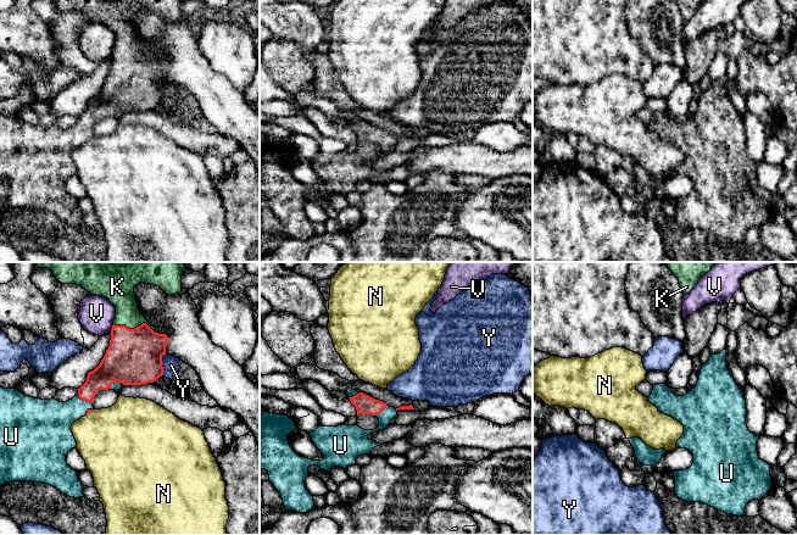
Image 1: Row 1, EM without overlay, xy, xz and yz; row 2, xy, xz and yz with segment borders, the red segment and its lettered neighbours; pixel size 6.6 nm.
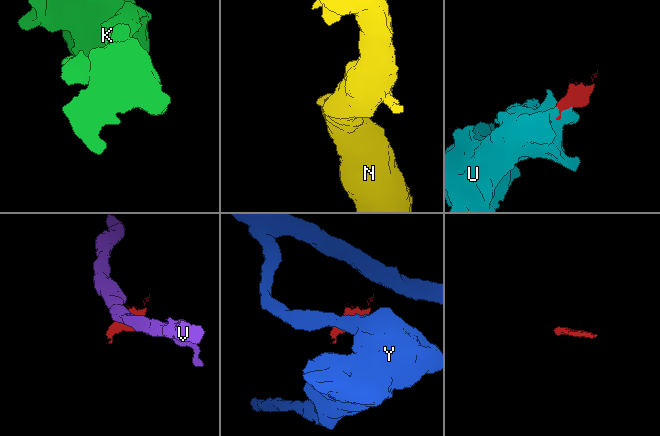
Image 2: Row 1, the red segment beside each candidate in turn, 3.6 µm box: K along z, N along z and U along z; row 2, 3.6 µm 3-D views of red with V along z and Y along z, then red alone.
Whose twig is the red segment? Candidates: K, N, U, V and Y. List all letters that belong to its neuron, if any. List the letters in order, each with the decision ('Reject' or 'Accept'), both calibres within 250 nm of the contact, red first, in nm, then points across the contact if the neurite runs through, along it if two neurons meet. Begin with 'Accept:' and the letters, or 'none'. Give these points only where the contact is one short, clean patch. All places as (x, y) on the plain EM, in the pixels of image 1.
Accept: K, U
K: Accept. Thickness 360 nm (red) against 180 nm. Path across: xy (134, 83), (134, 55), (121, 21)
N: Reject. Thickness 20 nm (red) against 460 nm. Boundary: xy (93, 137), (87, 141)
U: Accept. Thickness 160 nm (red) against 260 nm. Path across: xy (109, 98), (85, 121), (84, 127), (76, 135), (53, 146)
V: Reject. Thickness 360 nm (red) against 240 nm. Boundary: xy (113, 51), (110, 57)
Y: Reject. Thickness 360 nm (red) against 120 nm

